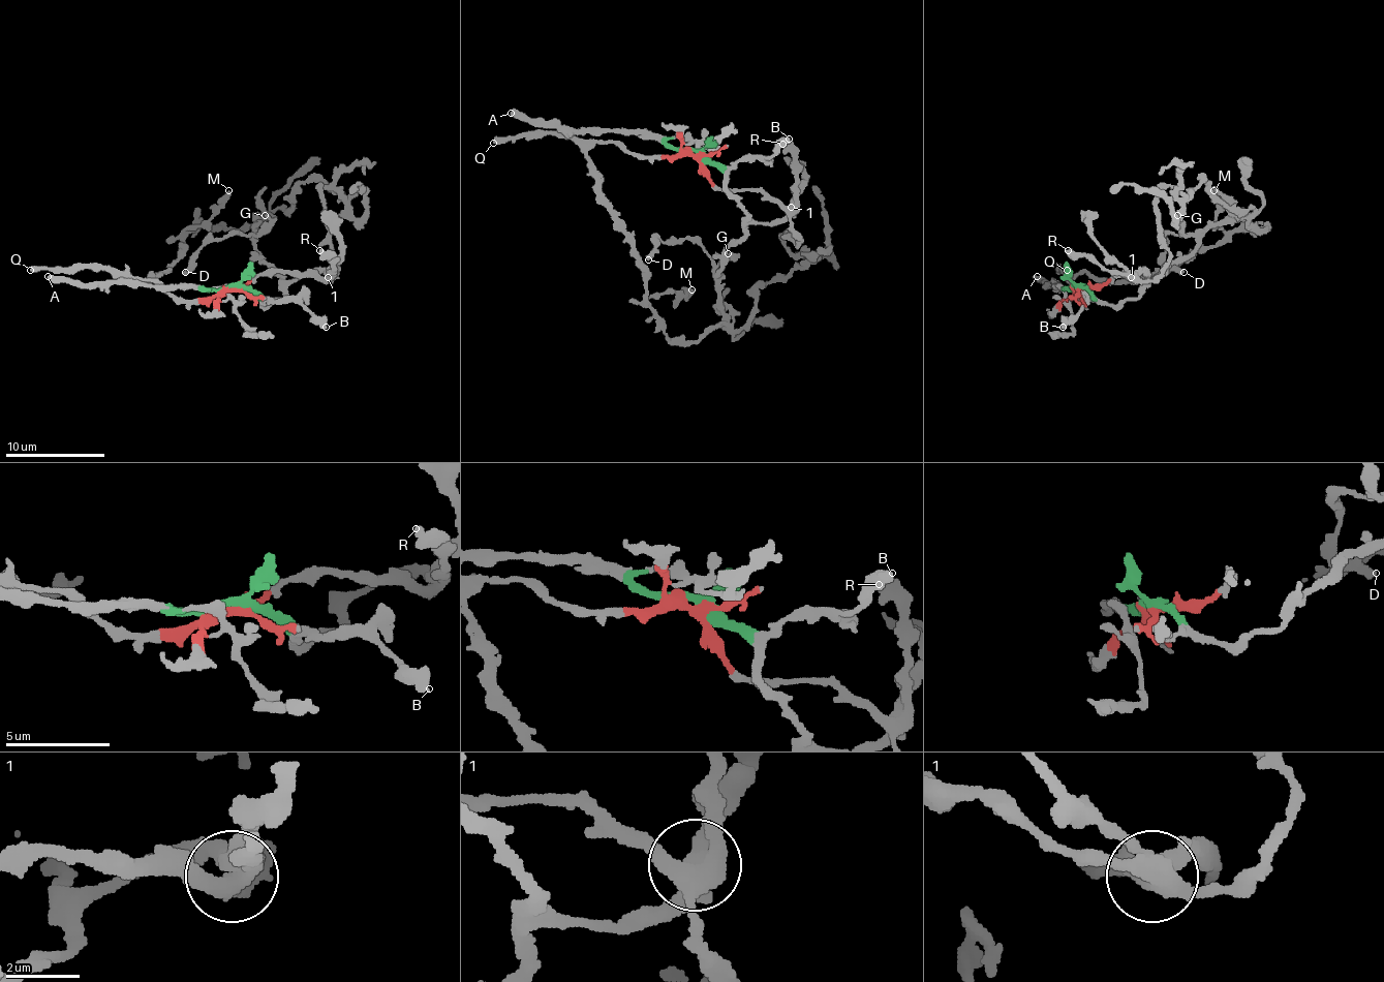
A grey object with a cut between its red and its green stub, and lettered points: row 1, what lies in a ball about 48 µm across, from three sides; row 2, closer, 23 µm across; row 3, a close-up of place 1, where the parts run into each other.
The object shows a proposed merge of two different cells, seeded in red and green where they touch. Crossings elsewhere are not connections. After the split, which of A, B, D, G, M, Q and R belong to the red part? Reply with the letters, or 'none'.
M, Q, R

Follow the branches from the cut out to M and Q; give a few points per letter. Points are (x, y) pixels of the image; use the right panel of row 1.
M: (1079, 287), (1079, 300), (1067, 279), (1089, 272), (1127, 282), (1155, 277), (1209, 249), (1224, 233), (1215, 190)
Q: (1079, 287), (1079, 300), (1057, 267), (1067, 270)

